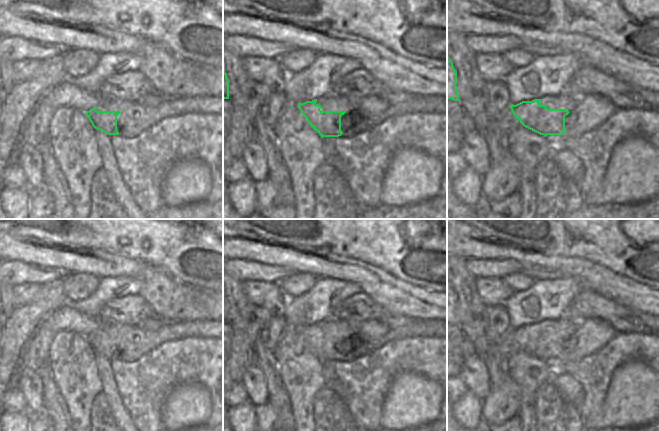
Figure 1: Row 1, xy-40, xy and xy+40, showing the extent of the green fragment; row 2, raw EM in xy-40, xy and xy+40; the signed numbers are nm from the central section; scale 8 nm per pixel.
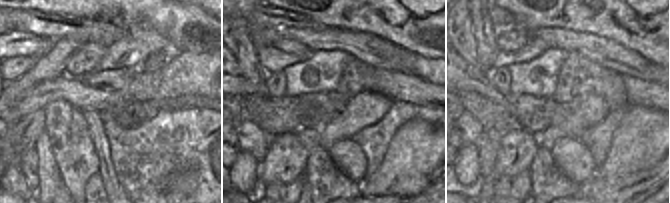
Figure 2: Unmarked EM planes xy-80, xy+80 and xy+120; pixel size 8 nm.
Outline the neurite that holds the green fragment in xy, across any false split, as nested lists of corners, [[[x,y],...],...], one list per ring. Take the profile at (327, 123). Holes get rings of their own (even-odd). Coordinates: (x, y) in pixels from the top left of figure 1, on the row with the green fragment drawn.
[[[317,99],[299,103],[297,106],[309,125],[323,137],[339,137],[341,130],[341,116],[345,111],[321,111],[321,105],[316,105]]]

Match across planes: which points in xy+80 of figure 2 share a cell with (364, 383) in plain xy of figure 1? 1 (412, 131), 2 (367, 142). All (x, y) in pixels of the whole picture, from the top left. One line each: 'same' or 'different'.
1: different
2: same

